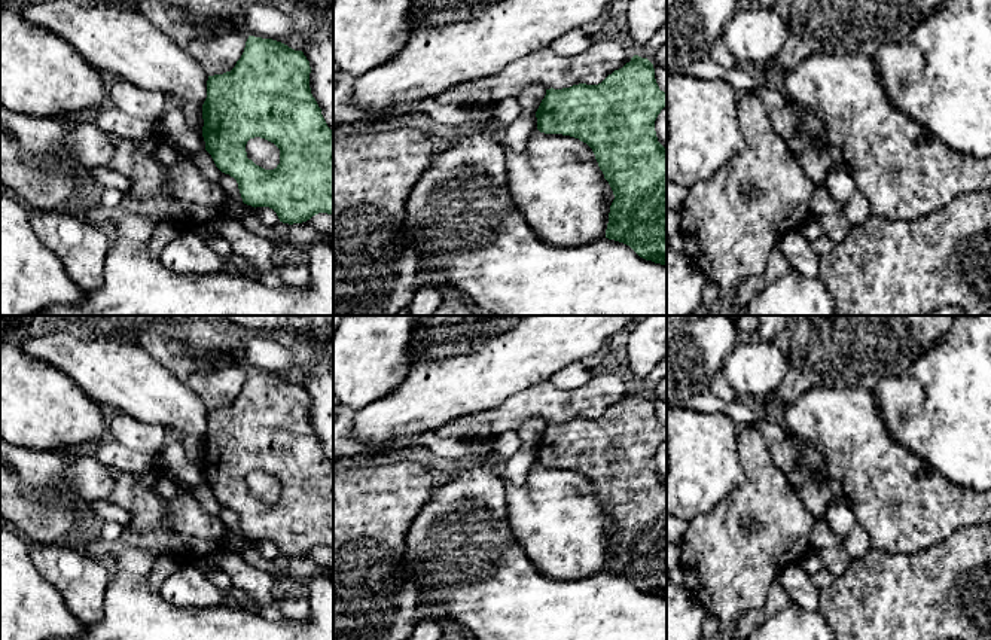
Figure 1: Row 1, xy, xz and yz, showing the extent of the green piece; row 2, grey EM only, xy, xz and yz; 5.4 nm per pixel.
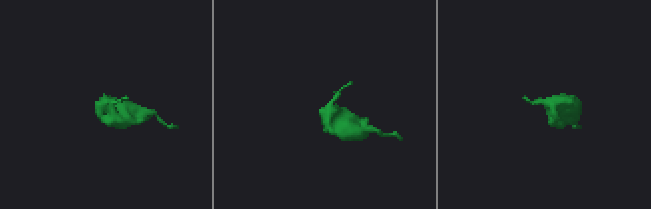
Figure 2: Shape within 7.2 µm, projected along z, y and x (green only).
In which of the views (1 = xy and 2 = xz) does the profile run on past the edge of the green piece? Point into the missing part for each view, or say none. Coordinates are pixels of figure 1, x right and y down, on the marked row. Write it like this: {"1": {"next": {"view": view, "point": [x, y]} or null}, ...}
{"1": {"next": null}, "2": {"next": null}}

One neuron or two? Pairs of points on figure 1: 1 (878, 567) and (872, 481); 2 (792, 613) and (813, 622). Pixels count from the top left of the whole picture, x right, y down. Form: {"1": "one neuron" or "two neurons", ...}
{"1": "two neurons", "2": "one neuron"}

